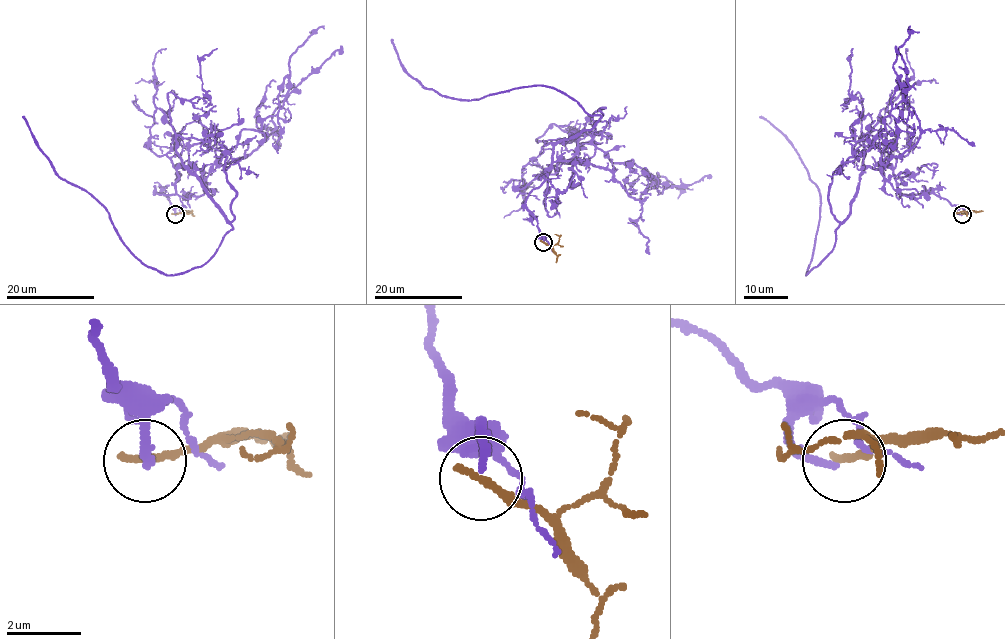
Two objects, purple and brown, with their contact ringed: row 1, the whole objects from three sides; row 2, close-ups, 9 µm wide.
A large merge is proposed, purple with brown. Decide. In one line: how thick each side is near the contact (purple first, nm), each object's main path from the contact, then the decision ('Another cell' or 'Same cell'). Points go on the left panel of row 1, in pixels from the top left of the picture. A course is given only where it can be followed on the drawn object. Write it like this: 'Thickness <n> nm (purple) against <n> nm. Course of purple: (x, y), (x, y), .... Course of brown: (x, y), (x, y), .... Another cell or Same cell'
Thickness 190 nm (purple) against 240 nm. Course of purple: (174, 215), (157, 193), (174, 194), (185, 166), (233, 228), (206, 262), (163, 274), (56, 172), (23, 116). Course of brown: (174, 214), (186, 213). Another cell

